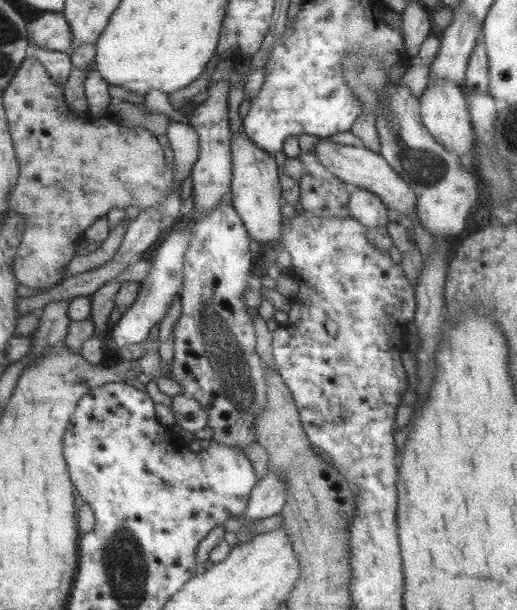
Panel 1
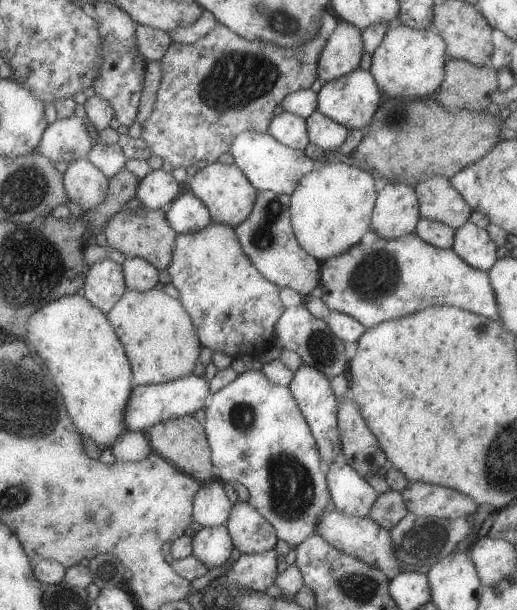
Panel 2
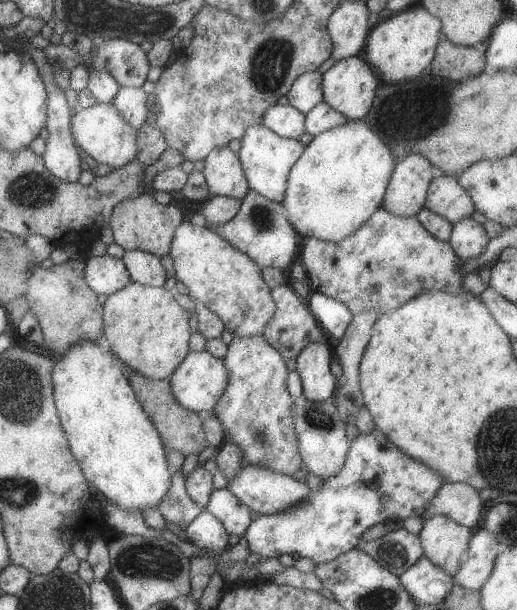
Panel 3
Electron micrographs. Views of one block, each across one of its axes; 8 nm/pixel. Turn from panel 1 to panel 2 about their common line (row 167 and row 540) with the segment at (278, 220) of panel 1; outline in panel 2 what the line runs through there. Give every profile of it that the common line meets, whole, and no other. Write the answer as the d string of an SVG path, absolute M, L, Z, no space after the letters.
M249 502L231 505L225 524L233 547L245 554L261 554L274 548L277 542L274 528Z

